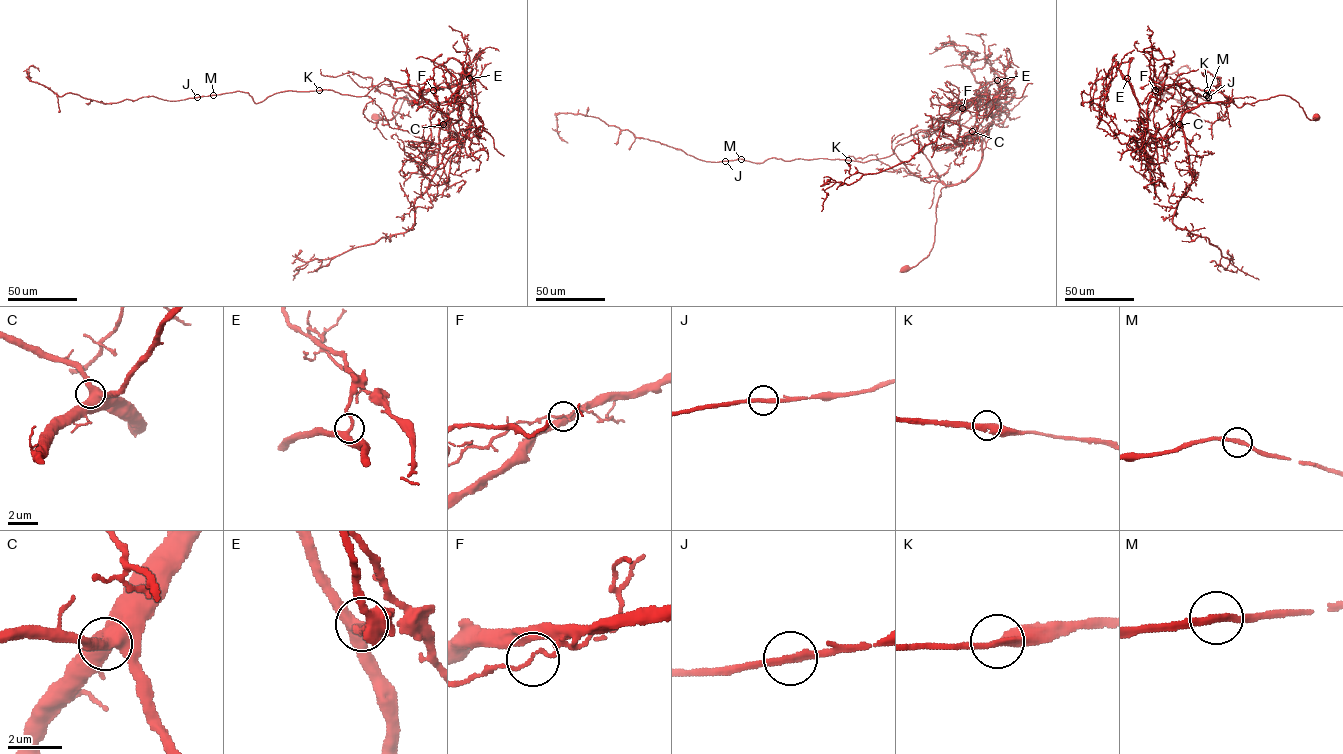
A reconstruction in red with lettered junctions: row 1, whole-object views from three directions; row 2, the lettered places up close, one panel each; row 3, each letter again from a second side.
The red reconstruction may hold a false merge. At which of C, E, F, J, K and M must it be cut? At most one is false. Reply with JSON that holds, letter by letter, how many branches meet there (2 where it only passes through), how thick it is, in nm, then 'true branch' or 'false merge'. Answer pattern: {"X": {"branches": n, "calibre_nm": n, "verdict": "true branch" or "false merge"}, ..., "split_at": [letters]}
{"C": {"branches": 2, "calibre_nm": 600, "verdict": "true branch"}, "E": {"branches": 3, "calibre_nm": 340, "verdict": "true branch"}, "F": {"branches": 2, "calibre_nm": 120, "verdict": "false merge"}, "J": {"branches": 2, "calibre_nm": 280, "verdict": "true branch"}, "K": {"branches": 2, "calibre_nm": 360, "verdict": "true branch"}, "M": {"branches": 2, "calibre_nm": 240, "verdict": "true branch"}, "split_at": ["F"]}

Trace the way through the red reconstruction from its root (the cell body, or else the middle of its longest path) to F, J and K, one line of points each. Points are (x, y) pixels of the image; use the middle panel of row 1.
F: (904, 269), (929, 254), (936, 204), (947, 186), (914, 135), (962, 108)
J: (904, 269), (929, 254), (936, 204), (947, 186), (915, 138), (898, 144), (889, 156), (865, 162), (725, 161)
K: (904, 269), (929, 254), (936, 204), (947, 186), (915, 138), (886, 157), (848, 160)

